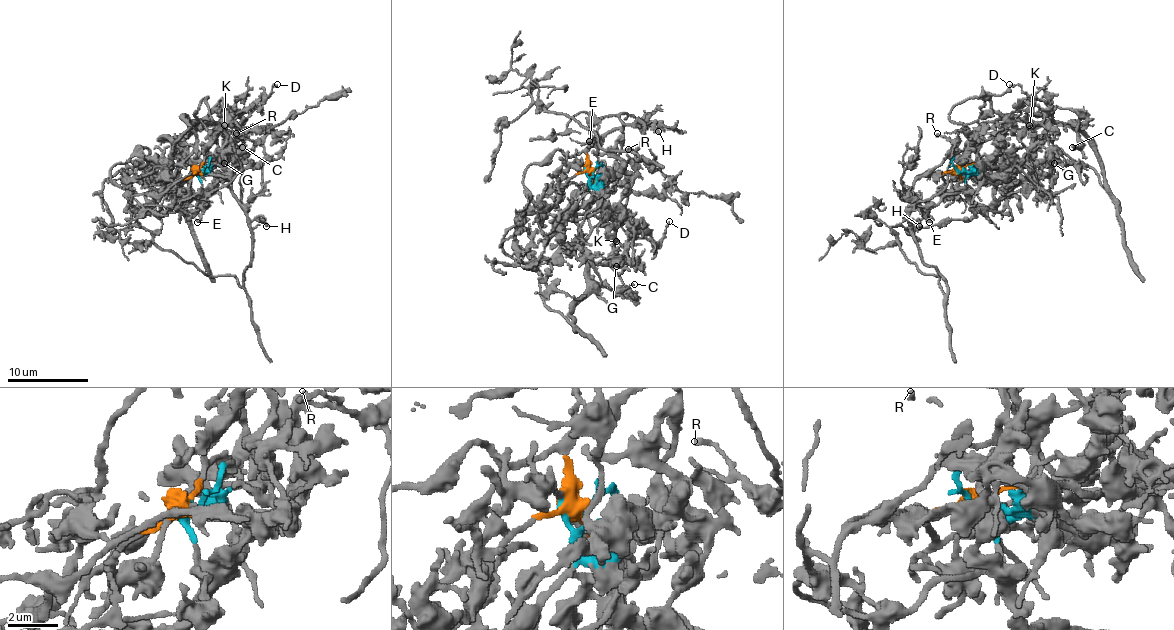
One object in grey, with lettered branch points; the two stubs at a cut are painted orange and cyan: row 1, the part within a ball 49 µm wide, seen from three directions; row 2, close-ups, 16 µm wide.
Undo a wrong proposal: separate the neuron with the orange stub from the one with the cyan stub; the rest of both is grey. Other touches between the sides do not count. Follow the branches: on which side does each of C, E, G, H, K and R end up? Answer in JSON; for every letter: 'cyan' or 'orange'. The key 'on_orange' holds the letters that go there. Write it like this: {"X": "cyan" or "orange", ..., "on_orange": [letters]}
{"C": "cyan", "E": "cyan", "G": "cyan", "H": "orange", "K": "cyan", "R": "orange", "on_orange": ["H", "R"]}

